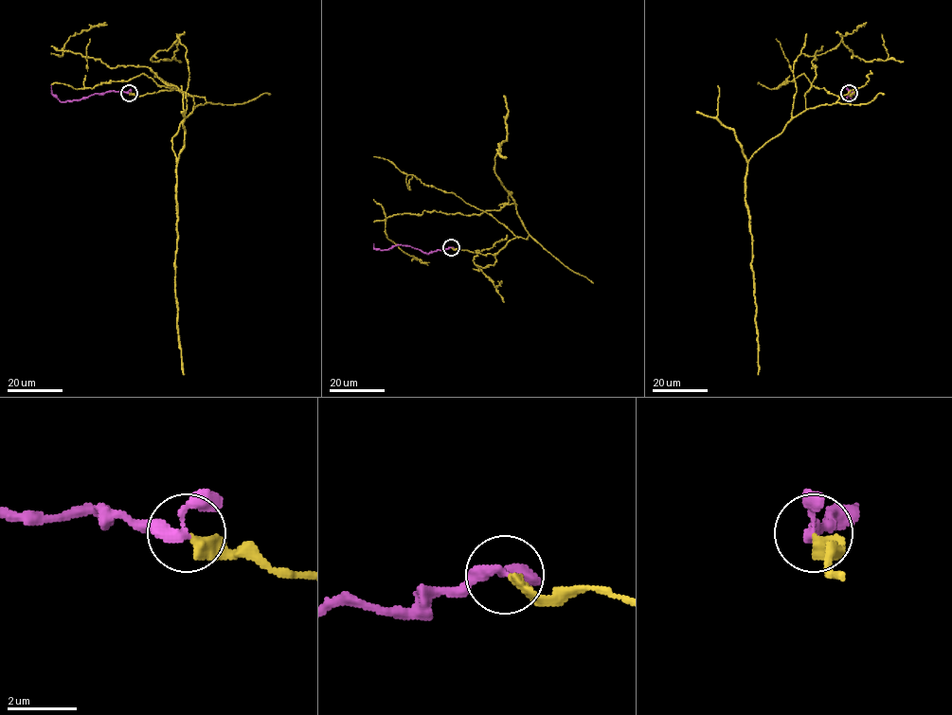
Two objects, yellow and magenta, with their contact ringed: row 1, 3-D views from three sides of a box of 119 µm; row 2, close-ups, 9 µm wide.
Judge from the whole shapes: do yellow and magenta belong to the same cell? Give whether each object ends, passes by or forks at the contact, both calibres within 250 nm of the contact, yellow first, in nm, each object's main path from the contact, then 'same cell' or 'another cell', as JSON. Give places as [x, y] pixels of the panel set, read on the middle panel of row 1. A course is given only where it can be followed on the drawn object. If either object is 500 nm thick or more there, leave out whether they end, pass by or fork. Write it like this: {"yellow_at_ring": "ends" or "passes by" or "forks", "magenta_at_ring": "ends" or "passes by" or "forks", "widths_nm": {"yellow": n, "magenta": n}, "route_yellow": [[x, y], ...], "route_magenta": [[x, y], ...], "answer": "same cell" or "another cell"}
{"yellow_at_ring": "ends", "magenta_at_ring": "passes by", "widths_nm": {"yellow": 360, "magenta": 240}, "route_yellow": [[452, 248], [494, 255], [511, 240], [528, 238], [513, 199], [495, 174], [499, 144], [497, 153], [507, 157]], "route_magenta": [[451, 248], [426, 253], [403, 245], [383, 250], [374, 248], [373, 243]], "answer": "same cell"}

